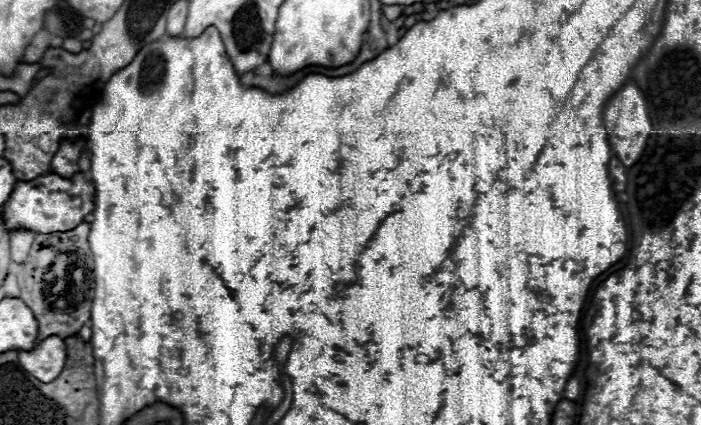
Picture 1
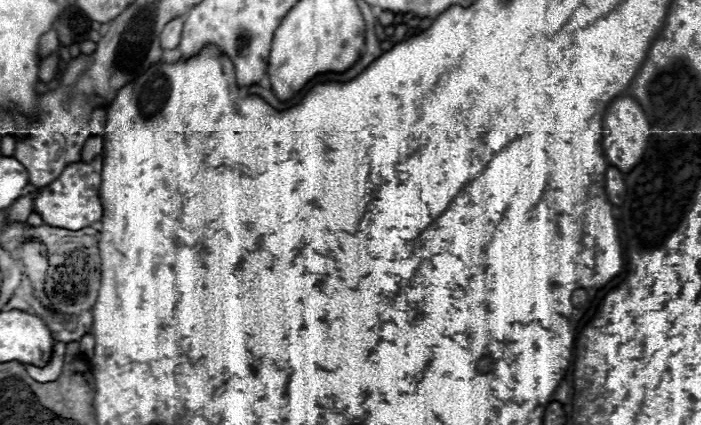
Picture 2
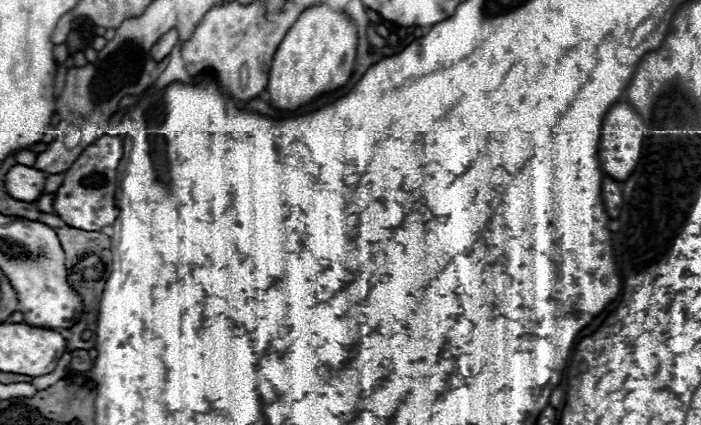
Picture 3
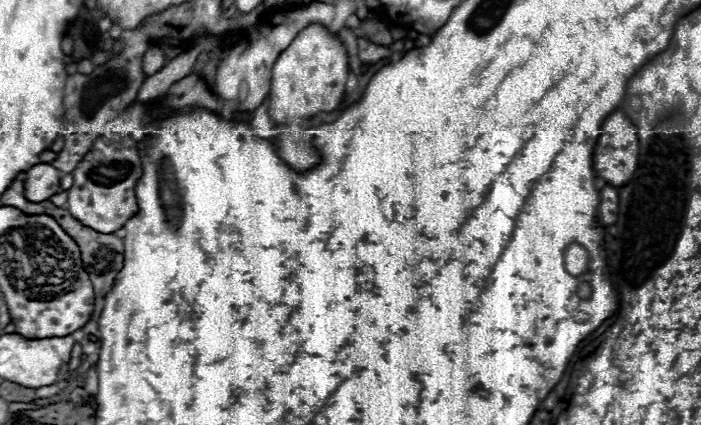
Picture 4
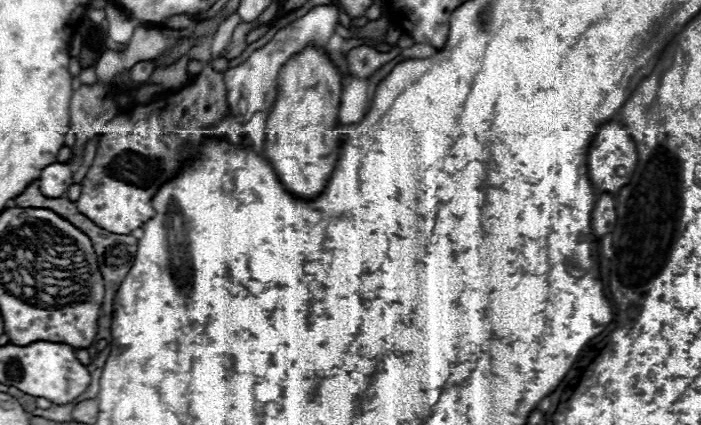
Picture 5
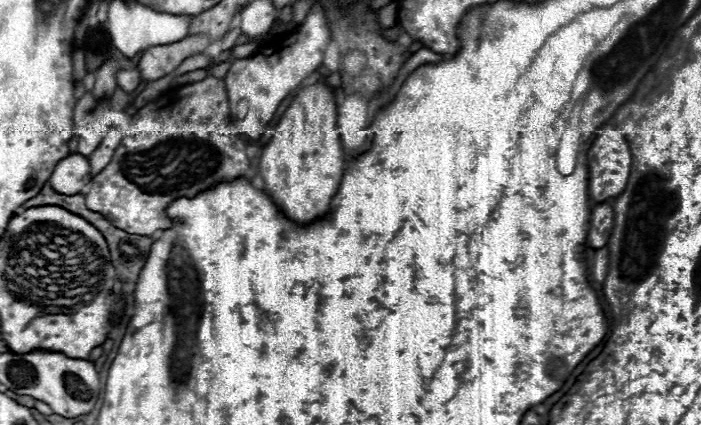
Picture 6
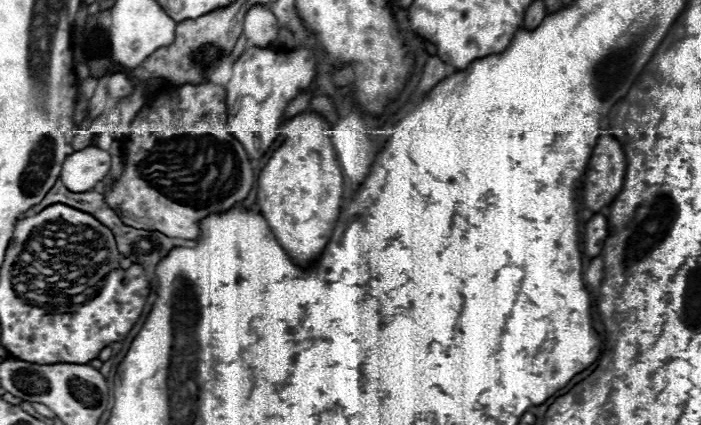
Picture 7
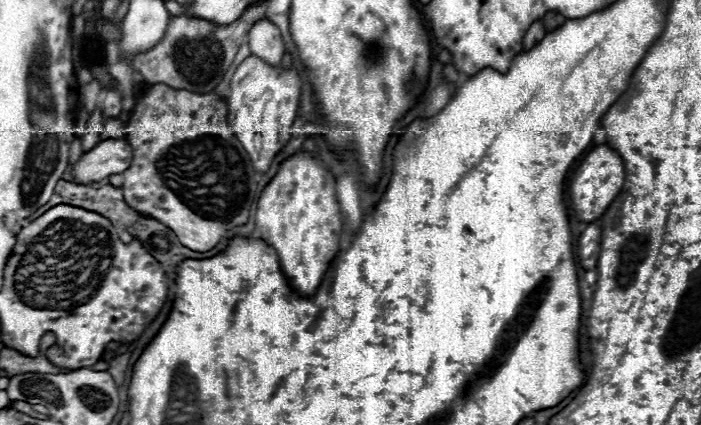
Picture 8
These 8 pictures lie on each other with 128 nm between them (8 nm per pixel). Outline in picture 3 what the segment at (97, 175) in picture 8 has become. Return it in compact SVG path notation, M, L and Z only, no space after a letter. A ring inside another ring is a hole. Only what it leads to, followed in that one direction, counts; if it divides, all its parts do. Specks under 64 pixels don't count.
M16 164L6 172L4 188L8 196L16 196L16 200L36 200L44 188L44 178L44 172Z

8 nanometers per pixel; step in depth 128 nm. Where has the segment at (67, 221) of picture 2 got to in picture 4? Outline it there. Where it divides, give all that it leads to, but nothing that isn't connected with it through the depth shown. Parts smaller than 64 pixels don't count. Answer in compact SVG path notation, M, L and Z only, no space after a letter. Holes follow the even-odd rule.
M128 110L124 126L118 126L122 120L116 120L116 126L108 126L102 136L98 136L92 148L86 152L84 160L72 170L74 184L68 190L68 212L76 216L88 228L96 228L96 232L120 230L128 218L138 212L134 186L140 178L142 166L136 150L136 142L146 136L142 110Z

